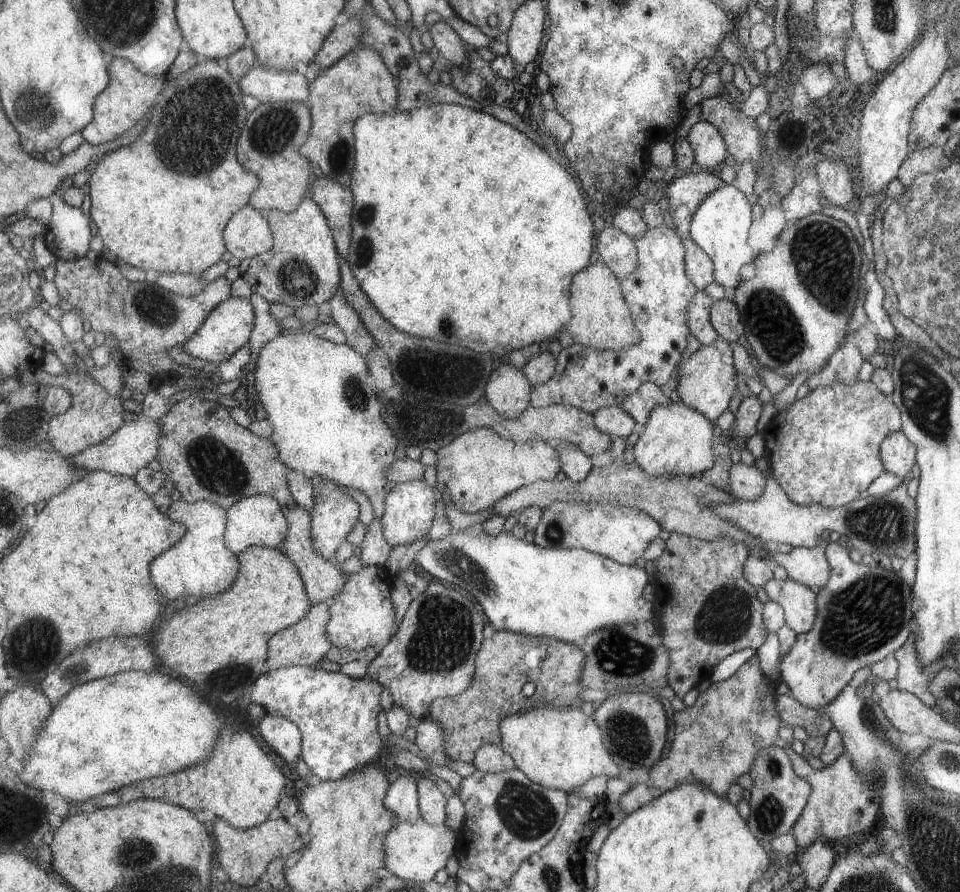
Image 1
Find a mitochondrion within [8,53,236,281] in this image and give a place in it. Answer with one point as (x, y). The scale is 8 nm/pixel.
(34, 109)

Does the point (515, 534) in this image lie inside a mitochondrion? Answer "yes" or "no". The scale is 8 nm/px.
no

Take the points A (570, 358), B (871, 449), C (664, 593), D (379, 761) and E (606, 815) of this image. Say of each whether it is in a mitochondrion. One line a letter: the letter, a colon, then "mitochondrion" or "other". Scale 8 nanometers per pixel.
A: other
B: other
C: other
D: other
E: other

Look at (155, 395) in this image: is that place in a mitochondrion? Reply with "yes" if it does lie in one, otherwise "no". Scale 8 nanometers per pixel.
no

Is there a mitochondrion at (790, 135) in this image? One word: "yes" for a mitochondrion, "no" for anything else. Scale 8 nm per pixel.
no

